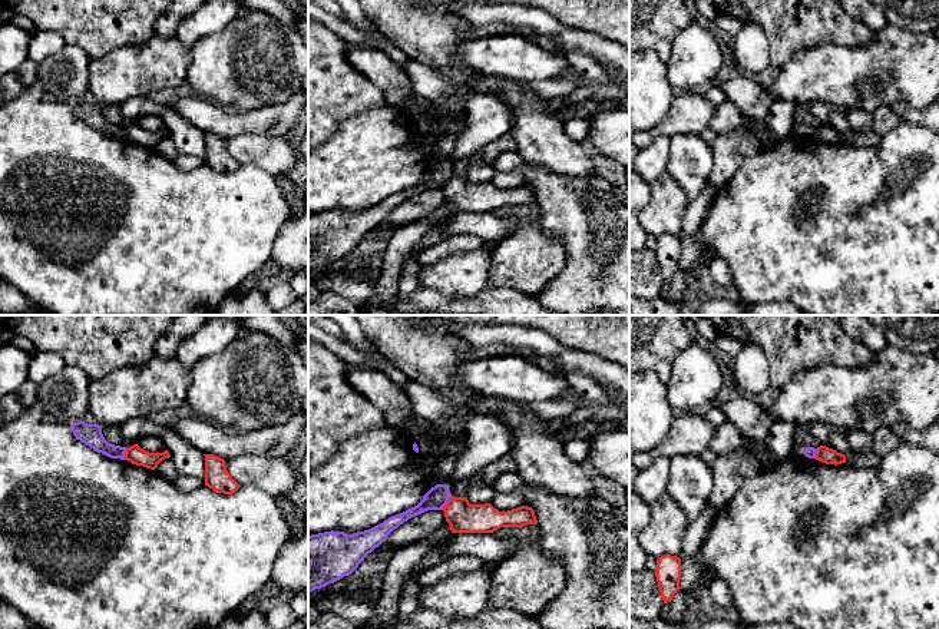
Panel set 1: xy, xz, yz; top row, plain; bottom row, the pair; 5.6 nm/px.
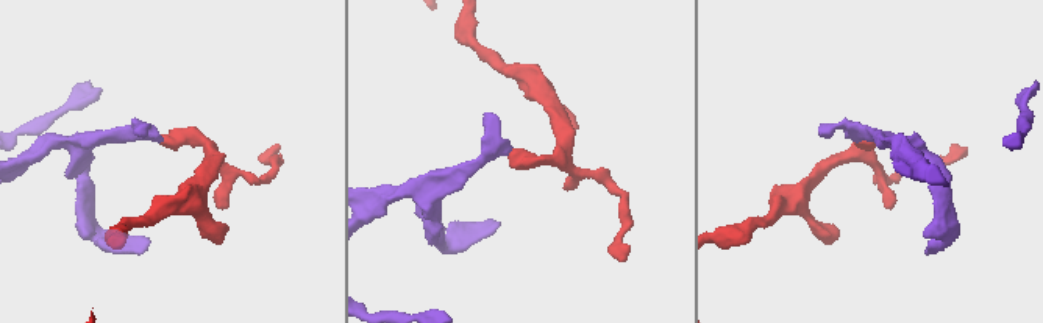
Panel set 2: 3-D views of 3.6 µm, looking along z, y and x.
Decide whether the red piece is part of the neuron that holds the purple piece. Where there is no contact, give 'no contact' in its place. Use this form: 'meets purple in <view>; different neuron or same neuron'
meets purple in xz; different neuron

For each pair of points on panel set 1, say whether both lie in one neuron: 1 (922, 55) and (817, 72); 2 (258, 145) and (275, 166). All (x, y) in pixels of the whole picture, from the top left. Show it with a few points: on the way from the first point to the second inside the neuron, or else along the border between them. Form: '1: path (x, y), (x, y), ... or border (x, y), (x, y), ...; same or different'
1: path (896, 66), (873, 68), (869, 72), (843, 72); same
2: path (264, 151), (274, 161); same

